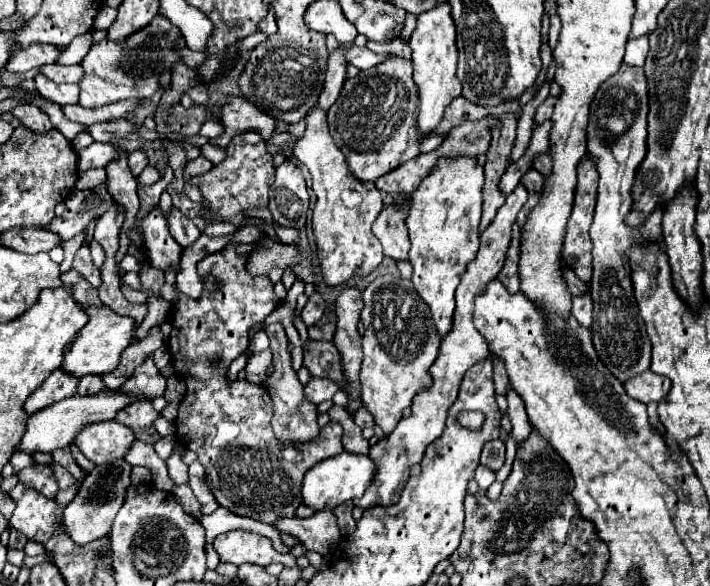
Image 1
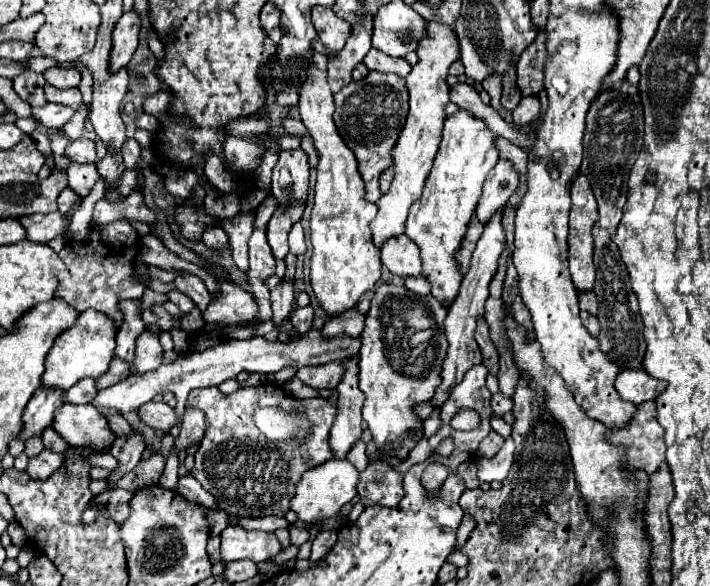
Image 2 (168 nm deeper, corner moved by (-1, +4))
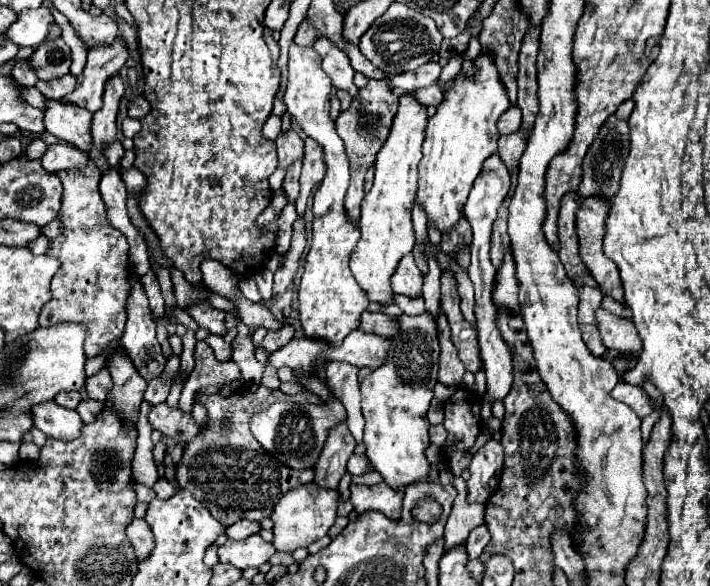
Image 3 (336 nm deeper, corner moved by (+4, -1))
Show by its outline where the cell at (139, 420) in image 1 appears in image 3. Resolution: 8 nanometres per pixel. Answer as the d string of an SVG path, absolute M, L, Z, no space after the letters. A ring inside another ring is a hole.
M167 403L151 407L149 423L153 429L161 431L165 437L171 437L177 443L189 443L205 429L205 425L199 425L191 413L183 413L179 407L169 407Z

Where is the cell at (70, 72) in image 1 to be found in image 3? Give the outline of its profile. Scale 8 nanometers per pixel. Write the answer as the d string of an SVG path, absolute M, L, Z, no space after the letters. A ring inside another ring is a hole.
M65 75L63 79L53 79L53 81L37 81L35 85L47 99L63 99L65 95L69 95L71 91L75 91L75 77L73 75Z

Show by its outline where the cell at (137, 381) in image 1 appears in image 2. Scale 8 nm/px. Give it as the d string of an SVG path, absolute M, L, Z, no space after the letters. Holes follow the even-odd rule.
M144 334L138 338L136 356L134 356L134 368L136 374L146 374L150 370L156 370L162 364L162 346L158 342L158 334Z

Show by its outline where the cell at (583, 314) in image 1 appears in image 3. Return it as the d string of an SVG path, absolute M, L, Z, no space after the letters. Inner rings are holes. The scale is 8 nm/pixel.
M581 325L581 331L583 331L583 341L587 345L587 349L595 355L595 357L601 357L605 353L605 345L599 337L599 331L597 327L587 327L587 325Z

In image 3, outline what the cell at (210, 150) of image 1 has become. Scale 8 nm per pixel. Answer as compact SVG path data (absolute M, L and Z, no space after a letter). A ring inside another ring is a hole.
M271 115L271 117L265 121L263 135L265 135L267 139L277 139L279 131L281 131L281 117L277 117L277 115Z

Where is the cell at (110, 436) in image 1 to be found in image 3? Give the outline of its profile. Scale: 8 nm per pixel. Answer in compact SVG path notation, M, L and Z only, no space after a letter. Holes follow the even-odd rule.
M55 401L33 405L31 417L33 425L53 439L75 439L75 435L79 435L79 427L83 427L77 411L59 407Z

